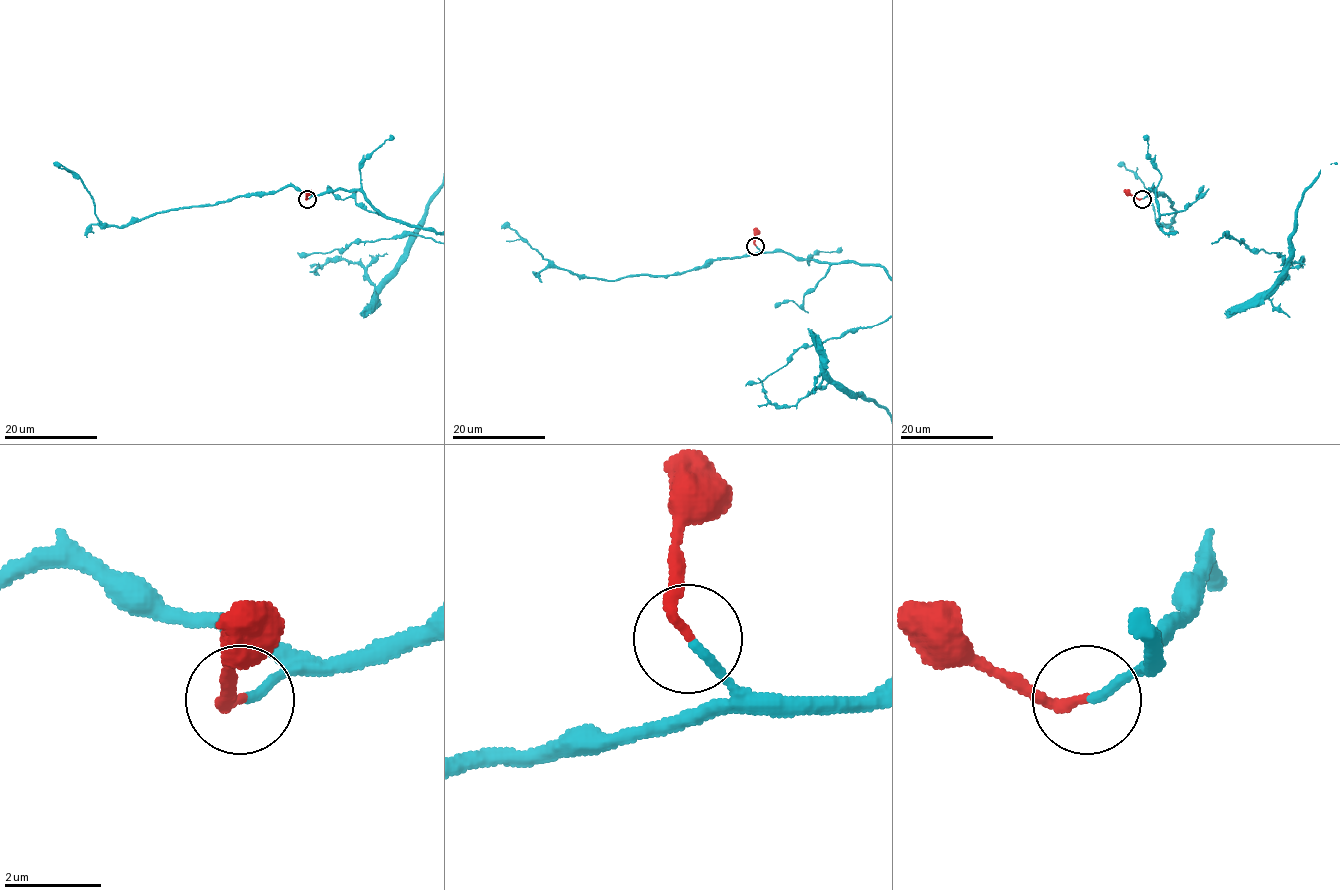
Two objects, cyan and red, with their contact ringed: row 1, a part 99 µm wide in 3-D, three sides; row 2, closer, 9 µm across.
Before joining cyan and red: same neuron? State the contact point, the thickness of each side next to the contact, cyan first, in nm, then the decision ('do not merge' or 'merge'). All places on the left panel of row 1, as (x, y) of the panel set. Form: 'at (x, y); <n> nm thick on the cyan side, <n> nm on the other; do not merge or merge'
at (307, 199); 180 nm thick on the cyan side, 180 nm on the other; merge

